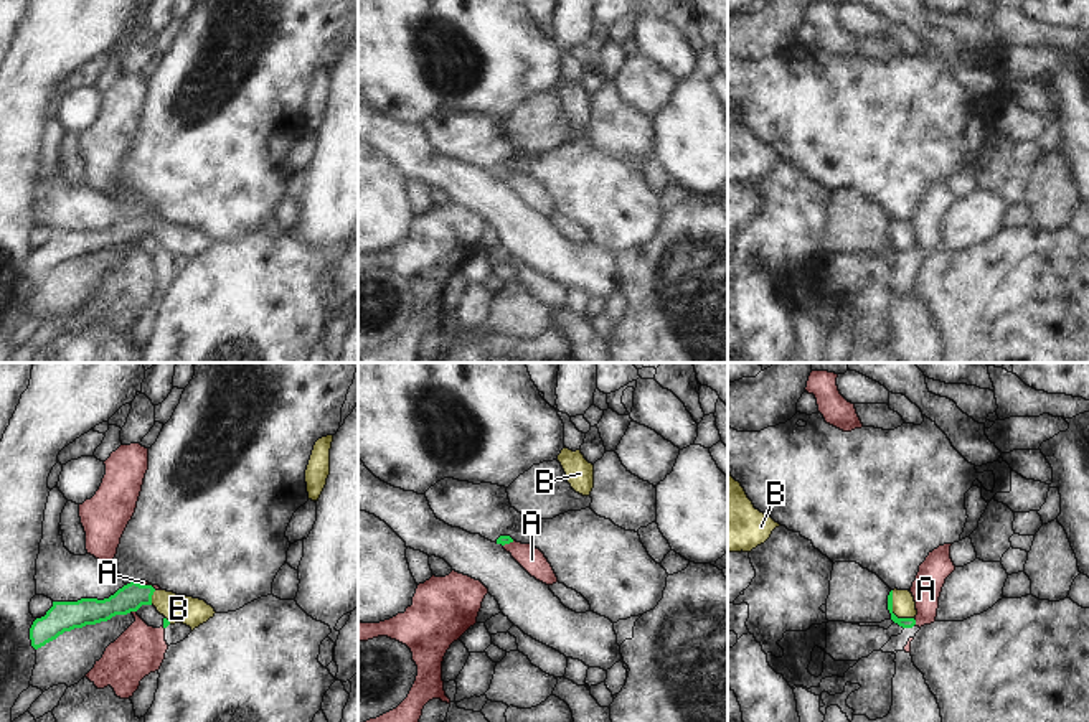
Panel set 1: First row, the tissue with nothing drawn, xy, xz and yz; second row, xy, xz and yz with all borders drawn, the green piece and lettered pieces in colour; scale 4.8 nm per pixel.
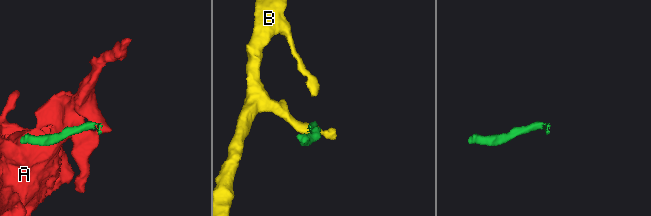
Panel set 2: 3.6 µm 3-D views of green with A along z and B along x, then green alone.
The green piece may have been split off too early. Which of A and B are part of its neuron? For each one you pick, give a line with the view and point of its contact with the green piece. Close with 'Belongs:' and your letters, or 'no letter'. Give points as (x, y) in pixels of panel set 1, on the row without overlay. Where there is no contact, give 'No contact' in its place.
B: Touches green at yz (891, 243)
Belongs: B

